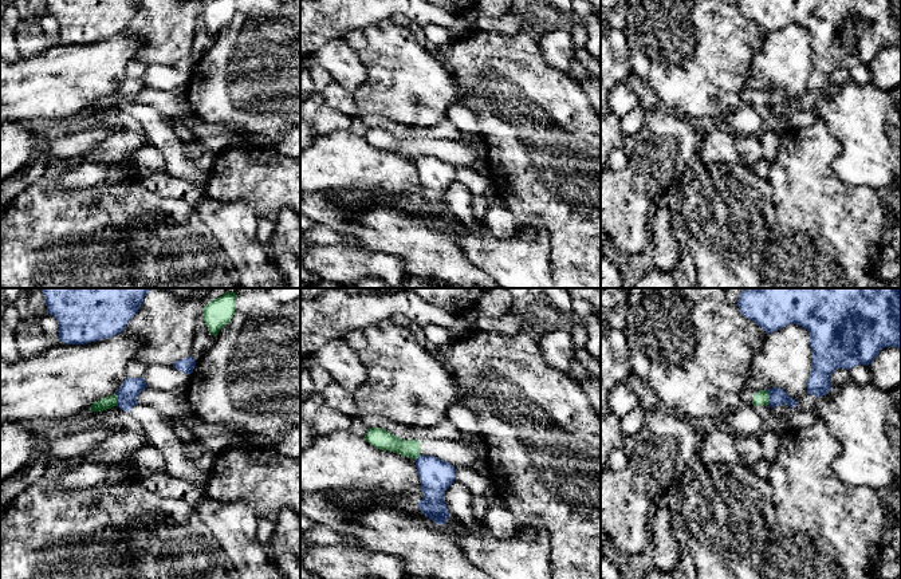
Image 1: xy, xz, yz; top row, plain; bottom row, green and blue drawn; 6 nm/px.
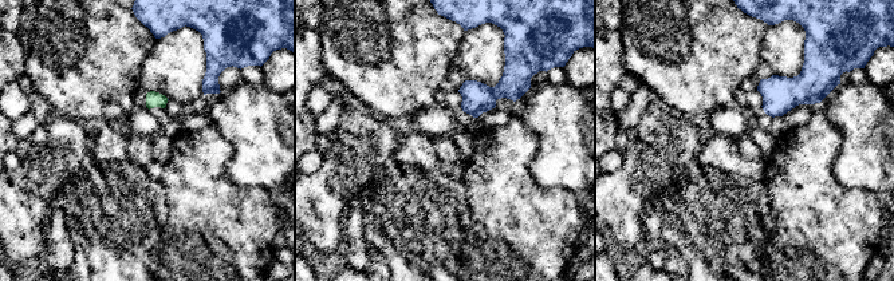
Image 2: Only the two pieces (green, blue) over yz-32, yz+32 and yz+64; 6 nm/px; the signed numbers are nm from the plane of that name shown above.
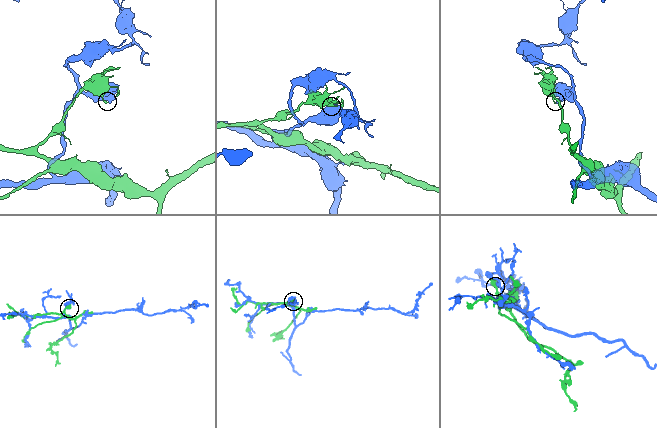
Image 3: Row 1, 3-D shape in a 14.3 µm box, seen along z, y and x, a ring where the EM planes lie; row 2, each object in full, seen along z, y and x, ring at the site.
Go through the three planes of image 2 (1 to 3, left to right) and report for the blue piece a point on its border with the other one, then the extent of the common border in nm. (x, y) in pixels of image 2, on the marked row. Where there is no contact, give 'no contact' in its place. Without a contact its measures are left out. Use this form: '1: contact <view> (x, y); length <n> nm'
1: no contact
2: no contact
3: no contact

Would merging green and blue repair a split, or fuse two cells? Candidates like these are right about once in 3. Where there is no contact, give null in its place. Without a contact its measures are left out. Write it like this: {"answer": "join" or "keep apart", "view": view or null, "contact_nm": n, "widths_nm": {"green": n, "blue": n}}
{"answer": "keep apart", "view": "yz", "contact_nm": 90, "widths_nm": {"green": 90, "blue": 100}}

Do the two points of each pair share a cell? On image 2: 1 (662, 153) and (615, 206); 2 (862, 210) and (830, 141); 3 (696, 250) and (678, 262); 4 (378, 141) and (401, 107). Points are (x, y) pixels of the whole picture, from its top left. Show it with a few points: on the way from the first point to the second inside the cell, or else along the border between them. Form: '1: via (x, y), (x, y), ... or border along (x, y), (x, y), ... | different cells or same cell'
1: via (649, 166), (629, 193) | same cell
2: via (843, 198), (824, 179), (824, 159) | same cell
3: border along (668, 242), (680, 253), (688, 266) | different cells
4: border along (363, 106), (385, 119) | different cells

